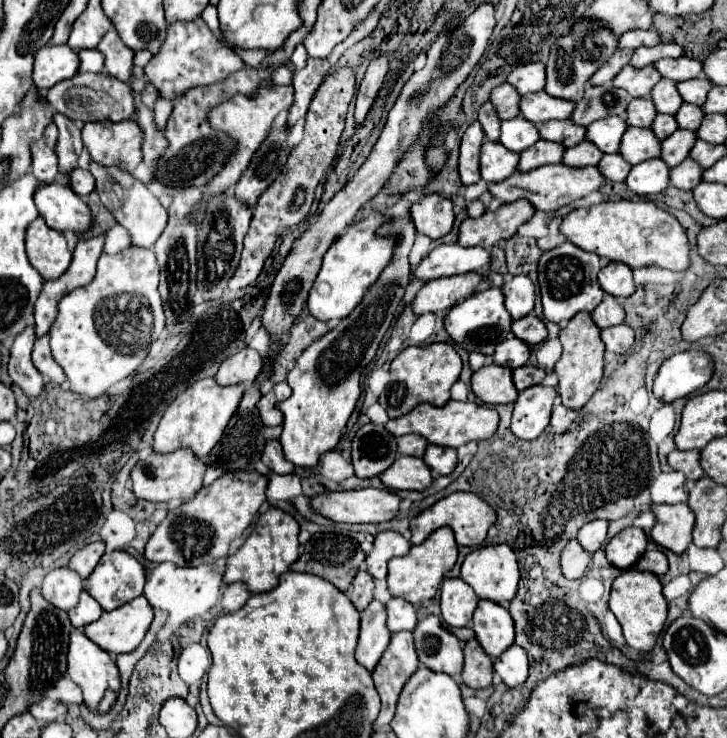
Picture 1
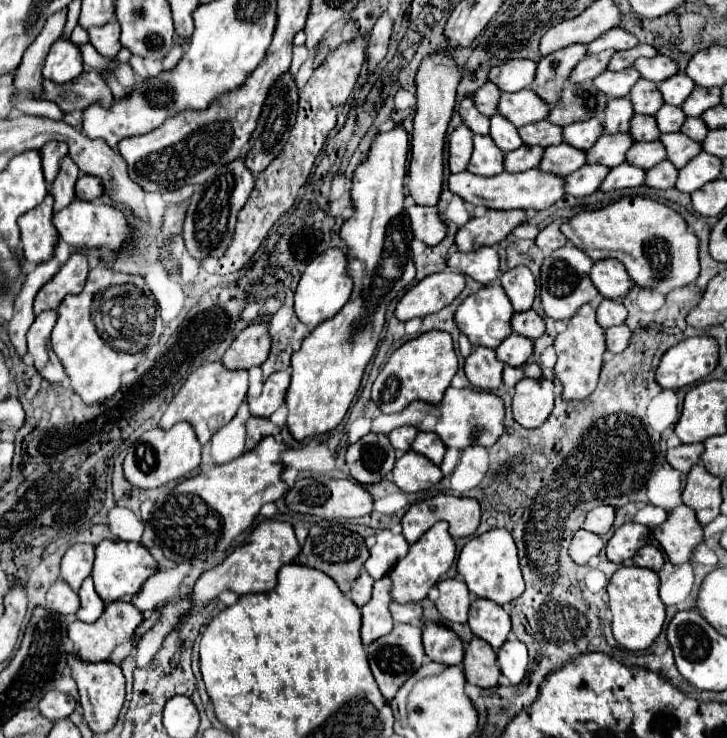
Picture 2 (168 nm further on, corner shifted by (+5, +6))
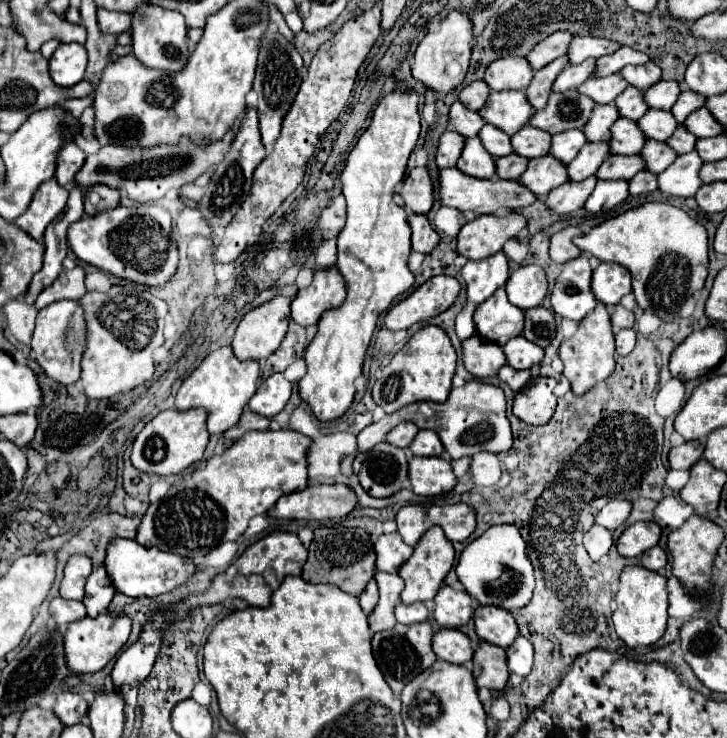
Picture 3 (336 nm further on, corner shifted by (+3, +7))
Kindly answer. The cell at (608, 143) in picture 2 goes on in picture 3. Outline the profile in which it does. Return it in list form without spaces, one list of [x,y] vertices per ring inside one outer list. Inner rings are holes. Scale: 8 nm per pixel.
[[[587,142],[575,160],[567,164],[567,176],[573,182],[581,182],[589,176],[593,176],[599,168],[599,164],[609,156],[609,144],[607,142]]]

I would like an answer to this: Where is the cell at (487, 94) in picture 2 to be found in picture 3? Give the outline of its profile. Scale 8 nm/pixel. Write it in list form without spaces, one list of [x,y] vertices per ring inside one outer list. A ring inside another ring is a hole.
[[[479,80],[479,82],[465,86],[459,92],[459,102],[463,102],[469,110],[479,110],[485,104],[487,96],[489,96],[489,86],[483,80]]]

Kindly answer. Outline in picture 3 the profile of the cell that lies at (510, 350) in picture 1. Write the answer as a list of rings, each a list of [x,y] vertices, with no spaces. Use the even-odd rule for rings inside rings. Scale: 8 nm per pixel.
[[[523,336],[511,338],[503,346],[503,350],[505,350],[505,356],[507,356],[507,364],[517,368],[517,370],[533,368],[533,366],[537,366],[543,360],[543,348],[533,344],[533,342],[529,342]]]

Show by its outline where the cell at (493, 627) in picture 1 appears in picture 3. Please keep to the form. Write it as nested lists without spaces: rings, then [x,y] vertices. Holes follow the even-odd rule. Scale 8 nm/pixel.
[[[481,606],[475,612],[473,620],[475,620],[477,636],[483,642],[491,642],[495,646],[509,648],[515,642],[515,638],[519,636],[519,628],[517,628],[515,618],[503,608]]]

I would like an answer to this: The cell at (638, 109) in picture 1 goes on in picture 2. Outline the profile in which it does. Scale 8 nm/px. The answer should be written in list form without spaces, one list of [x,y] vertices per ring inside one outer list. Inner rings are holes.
[[[609,99],[607,109],[605,109],[605,119],[603,127],[605,133],[621,133],[629,131],[629,117],[633,117],[633,105],[629,105],[629,99]]]

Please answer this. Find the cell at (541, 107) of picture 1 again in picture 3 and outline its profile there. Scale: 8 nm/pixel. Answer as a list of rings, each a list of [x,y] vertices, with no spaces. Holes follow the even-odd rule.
[[[503,90],[489,94],[487,104],[483,104],[483,108],[479,110],[479,116],[487,124],[507,132],[507,136],[513,136],[533,116],[533,108],[527,102],[525,92]]]

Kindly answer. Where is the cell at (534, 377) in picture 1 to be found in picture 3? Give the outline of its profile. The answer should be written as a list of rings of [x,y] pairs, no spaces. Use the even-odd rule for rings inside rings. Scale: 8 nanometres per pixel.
[[[503,364],[499,370],[499,378],[511,386],[513,392],[519,392],[531,378],[531,370],[515,370],[509,364]]]

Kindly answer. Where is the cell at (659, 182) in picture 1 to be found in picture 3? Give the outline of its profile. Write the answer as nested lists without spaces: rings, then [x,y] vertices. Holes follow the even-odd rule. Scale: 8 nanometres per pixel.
[[[599,180],[593,194],[585,202],[585,210],[589,214],[599,214],[613,210],[629,196],[629,186],[625,180]]]

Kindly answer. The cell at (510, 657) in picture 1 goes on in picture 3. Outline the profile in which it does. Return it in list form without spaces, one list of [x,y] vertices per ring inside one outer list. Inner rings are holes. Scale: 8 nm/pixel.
[[[519,636],[507,648],[507,664],[509,664],[511,672],[515,672],[519,676],[527,676],[533,666],[533,644],[527,638]]]

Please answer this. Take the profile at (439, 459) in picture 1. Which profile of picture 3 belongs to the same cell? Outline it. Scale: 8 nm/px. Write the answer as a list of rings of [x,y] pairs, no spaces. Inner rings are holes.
[[[419,430],[409,450],[413,456],[441,456],[443,444],[433,430]]]

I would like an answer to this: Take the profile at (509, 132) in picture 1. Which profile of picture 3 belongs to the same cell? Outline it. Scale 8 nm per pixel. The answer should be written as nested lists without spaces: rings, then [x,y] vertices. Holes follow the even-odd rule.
[[[489,124],[483,126],[477,136],[479,136],[481,144],[485,146],[485,150],[487,150],[493,158],[507,156],[507,154],[513,152],[513,148],[511,148],[511,138],[509,138],[505,132],[501,132],[499,128],[495,128],[495,126],[489,126]]]

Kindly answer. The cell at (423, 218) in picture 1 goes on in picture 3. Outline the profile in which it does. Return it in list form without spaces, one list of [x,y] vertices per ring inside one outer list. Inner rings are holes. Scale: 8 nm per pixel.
[[[409,214],[407,222],[409,222],[409,228],[413,232],[413,236],[411,236],[411,250],[423,252],[423,254],[431,252],[435,248],[435,244],[439,242],[439,234],[431,228],[427,216],[423,216],[423,214]]]

